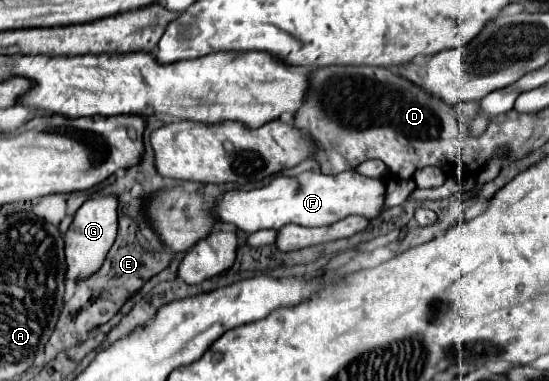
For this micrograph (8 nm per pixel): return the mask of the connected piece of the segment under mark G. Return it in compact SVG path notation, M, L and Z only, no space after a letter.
M100 195L100 197L84 201L84 205L76 211L70 229L66 231L68 277L82 279L96 273L102 267L106 253L110 251L116 239L116 227L118 227L118 197L116 195Z

